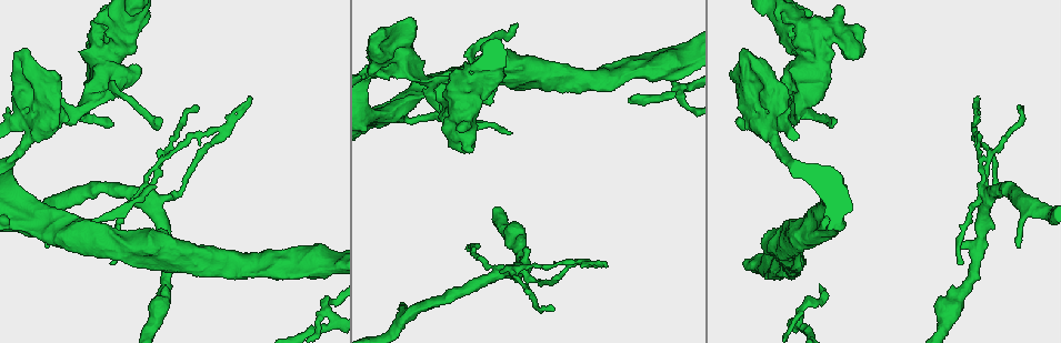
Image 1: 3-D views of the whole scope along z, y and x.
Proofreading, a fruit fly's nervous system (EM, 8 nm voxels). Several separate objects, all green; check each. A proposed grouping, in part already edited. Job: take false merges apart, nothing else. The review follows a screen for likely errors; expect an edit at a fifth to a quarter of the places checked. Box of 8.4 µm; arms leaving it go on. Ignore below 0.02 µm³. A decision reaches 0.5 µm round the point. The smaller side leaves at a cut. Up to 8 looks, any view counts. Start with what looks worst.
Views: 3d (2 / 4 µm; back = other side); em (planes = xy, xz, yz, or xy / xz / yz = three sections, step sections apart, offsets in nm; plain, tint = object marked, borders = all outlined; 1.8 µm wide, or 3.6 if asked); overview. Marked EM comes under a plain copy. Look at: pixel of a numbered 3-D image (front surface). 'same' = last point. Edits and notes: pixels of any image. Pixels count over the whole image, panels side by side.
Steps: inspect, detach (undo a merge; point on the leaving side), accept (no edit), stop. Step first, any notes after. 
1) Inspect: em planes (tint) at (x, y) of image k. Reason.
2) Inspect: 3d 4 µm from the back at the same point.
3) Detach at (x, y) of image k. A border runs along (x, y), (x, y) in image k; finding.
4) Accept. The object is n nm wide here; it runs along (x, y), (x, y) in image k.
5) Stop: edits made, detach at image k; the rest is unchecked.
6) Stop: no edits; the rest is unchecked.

Inspect: em yz step 8 (tint) at (155, 171) of image 1. Calibre changes.

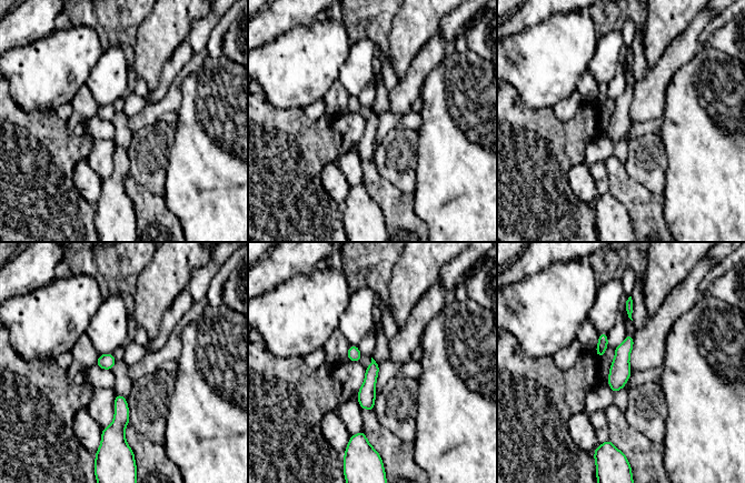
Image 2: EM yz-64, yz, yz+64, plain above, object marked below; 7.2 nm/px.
Accept. All the same neuron.

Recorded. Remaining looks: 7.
Inspect: em 3.6 µm planes (tint) at (461, 106) of image 1. Three arms meet.

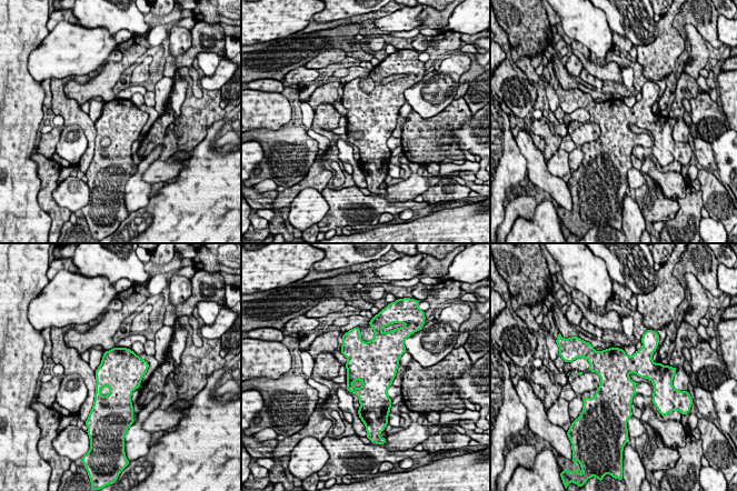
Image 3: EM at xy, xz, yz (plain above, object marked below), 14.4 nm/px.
Accept. The object is 500 nm wide here; one neuron here.

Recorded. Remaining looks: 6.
Inspect: em xz step 16 (tint) at (795, 115) of image 1. Thin neck.

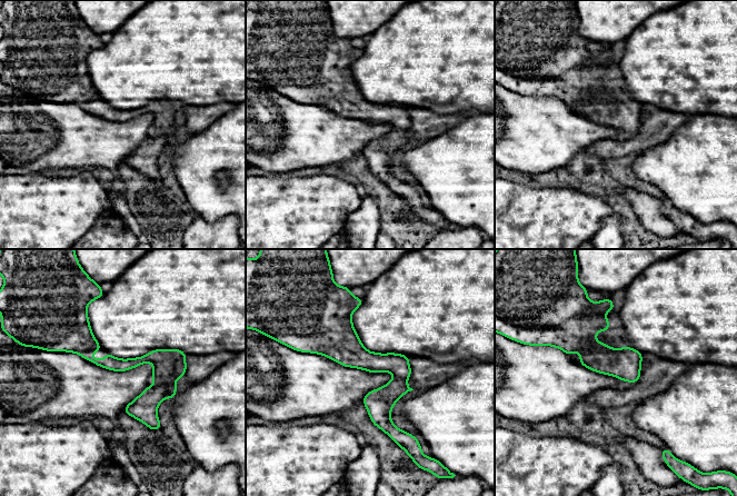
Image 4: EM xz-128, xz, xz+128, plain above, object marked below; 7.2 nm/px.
Inspect: em planes (tint) at the same point.

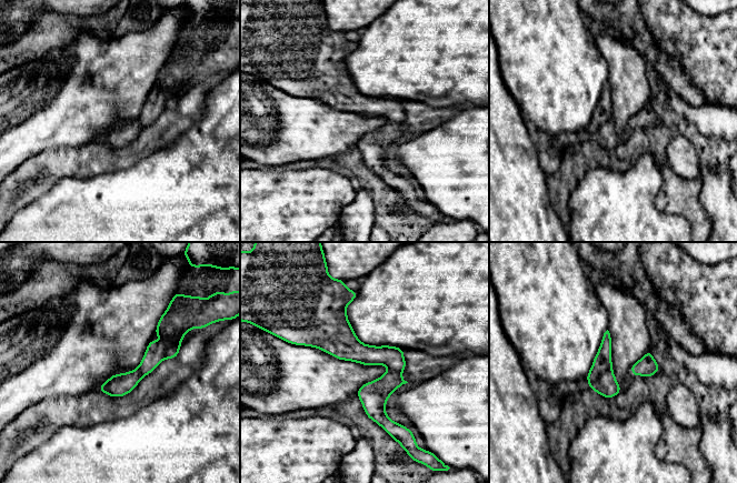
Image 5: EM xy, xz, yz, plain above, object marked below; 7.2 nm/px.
Detach at (172, 351) of image 5. A border runs along (180, 340), (171, 343), (163, 356) in image 5; a second neuron is stuck on.

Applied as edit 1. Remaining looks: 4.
Stop: edits made, detach at image 5; the rest is unchecked.

